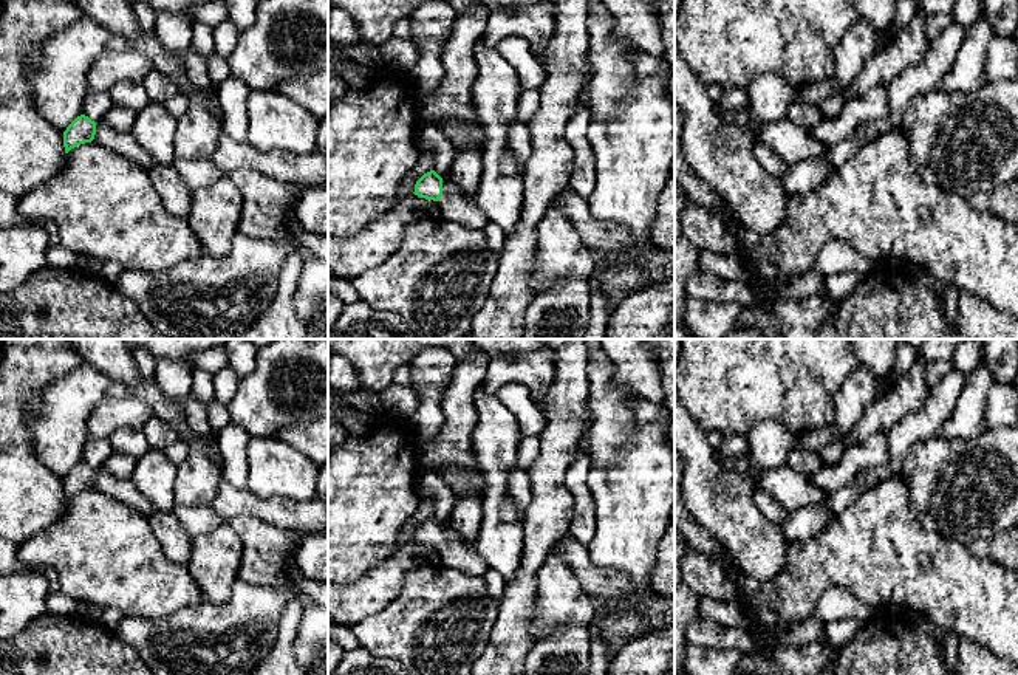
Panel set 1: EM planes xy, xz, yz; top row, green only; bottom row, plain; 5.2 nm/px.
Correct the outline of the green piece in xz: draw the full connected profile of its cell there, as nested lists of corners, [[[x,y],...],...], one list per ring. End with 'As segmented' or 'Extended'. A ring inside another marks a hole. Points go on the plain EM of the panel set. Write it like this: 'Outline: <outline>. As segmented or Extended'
Outline: [[[435,517],[424,520],[415,531],[415,542],[433,547],[441,559],[441,565],[458,570],[469,576],[484,576],[487,562],[477,551],[475,545],[464,542],[447,525],[441,525]]]. Extended

